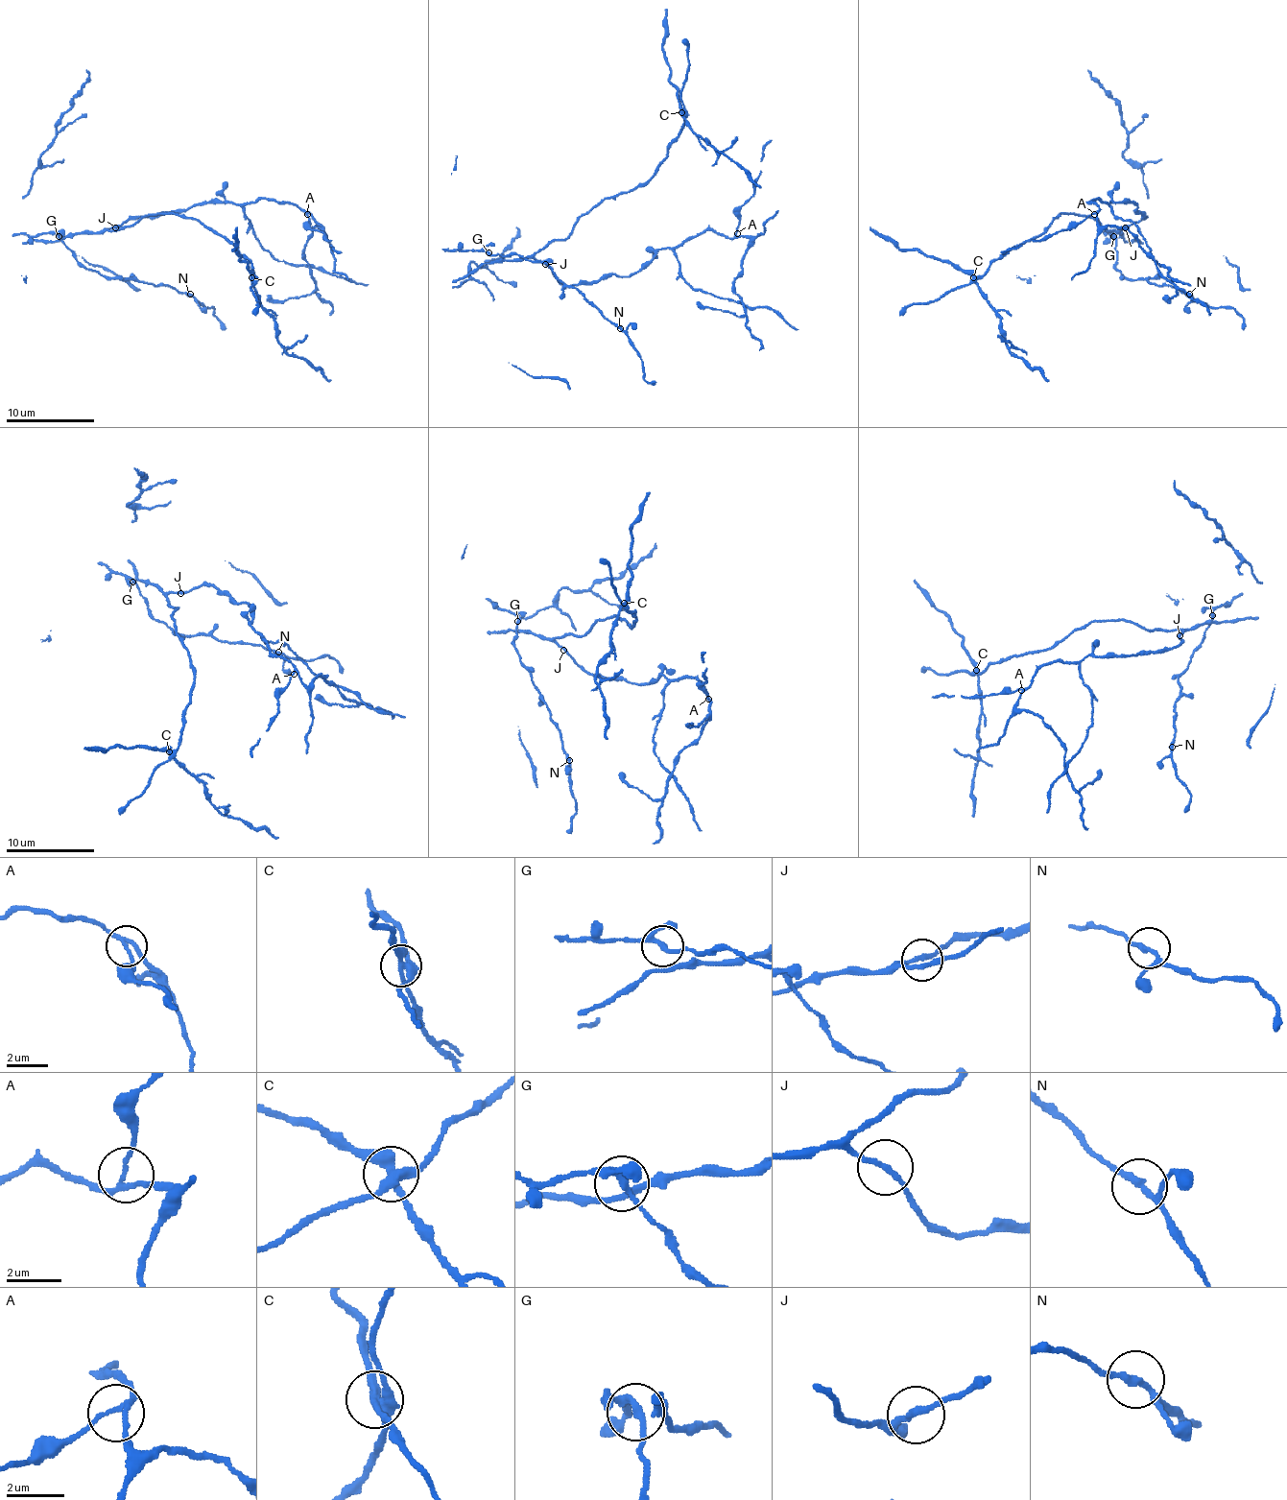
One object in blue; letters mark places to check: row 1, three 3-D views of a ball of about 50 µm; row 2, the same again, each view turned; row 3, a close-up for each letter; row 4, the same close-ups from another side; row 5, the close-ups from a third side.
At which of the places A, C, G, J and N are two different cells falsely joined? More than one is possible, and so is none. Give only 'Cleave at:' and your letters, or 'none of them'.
Cleave at: C

